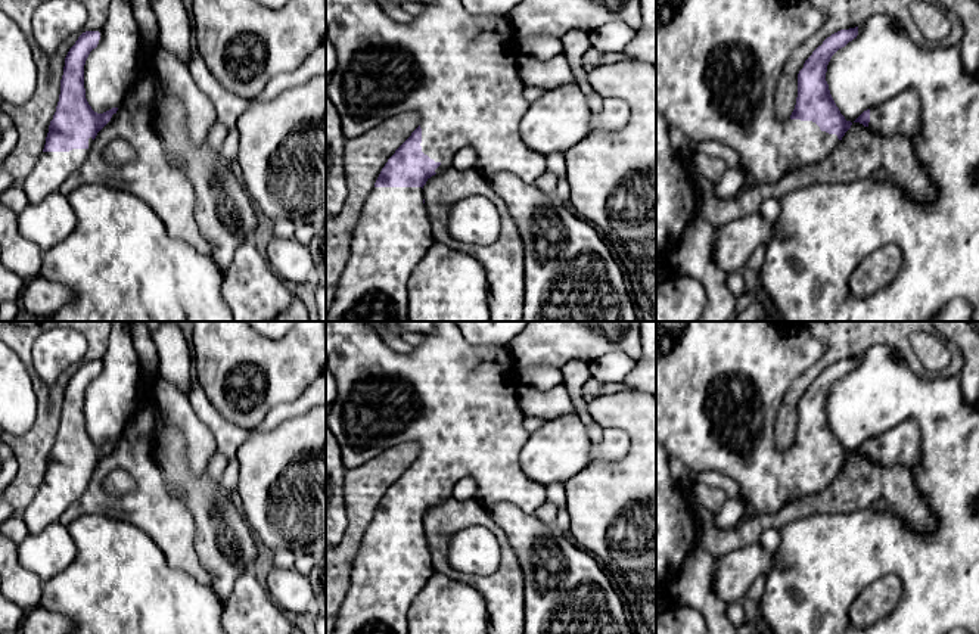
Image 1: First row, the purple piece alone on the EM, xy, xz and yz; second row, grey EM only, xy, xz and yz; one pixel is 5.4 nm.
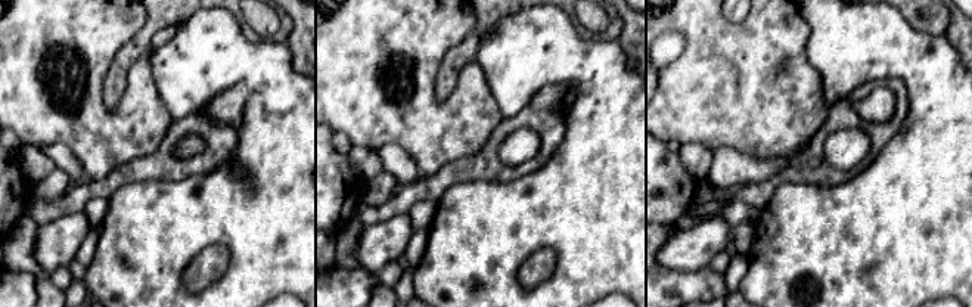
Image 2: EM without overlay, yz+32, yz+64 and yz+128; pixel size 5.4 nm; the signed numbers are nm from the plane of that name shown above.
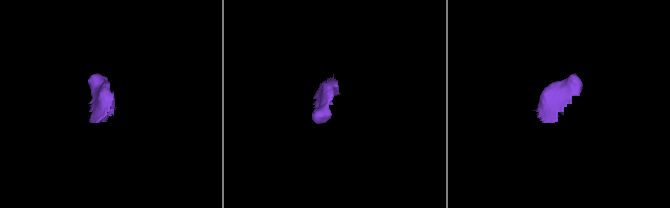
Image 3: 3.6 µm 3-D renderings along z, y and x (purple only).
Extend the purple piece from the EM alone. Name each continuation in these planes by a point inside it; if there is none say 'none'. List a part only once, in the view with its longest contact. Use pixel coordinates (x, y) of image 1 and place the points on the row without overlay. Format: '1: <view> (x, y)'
1: xy (52, 499)

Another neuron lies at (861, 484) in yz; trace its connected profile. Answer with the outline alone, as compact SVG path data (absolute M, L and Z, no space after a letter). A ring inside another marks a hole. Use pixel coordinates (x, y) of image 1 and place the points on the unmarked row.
M852 453L826 490L792 500L771 515L750 513L731 529L715 526L714 515L696 501L693 482L681 487L693 509L697 544L714 559L758 544L768 528L781 531L814 515L892 510L908 531L930 535L936 529L936 518L919 494L908 469L874 464L860 453Z

